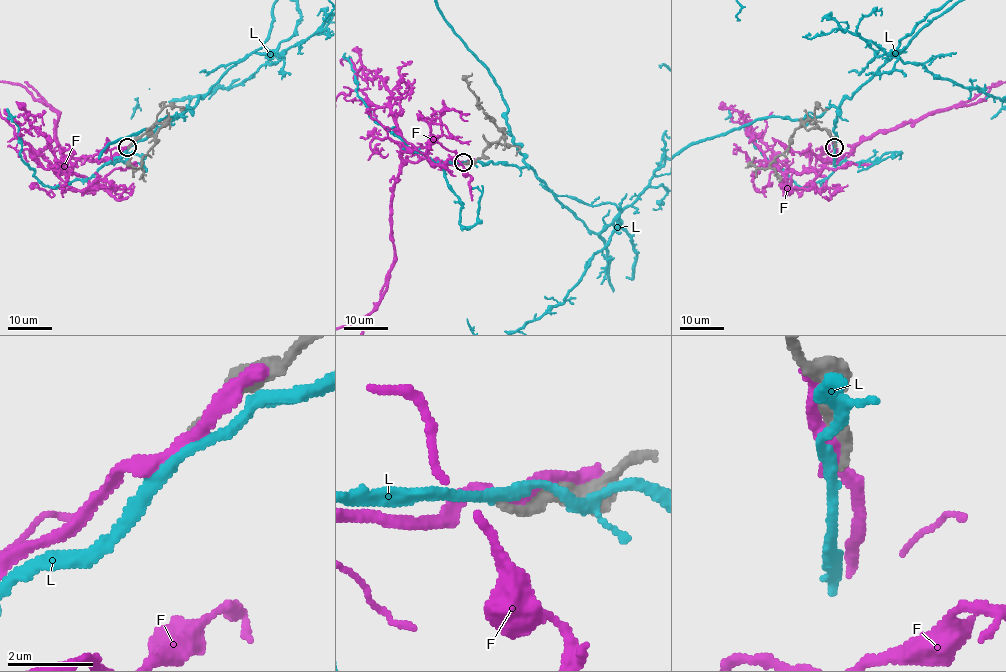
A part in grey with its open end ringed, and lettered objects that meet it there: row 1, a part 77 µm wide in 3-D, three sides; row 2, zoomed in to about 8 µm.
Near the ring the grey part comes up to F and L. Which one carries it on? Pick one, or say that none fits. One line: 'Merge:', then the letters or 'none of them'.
Merge: none of them

